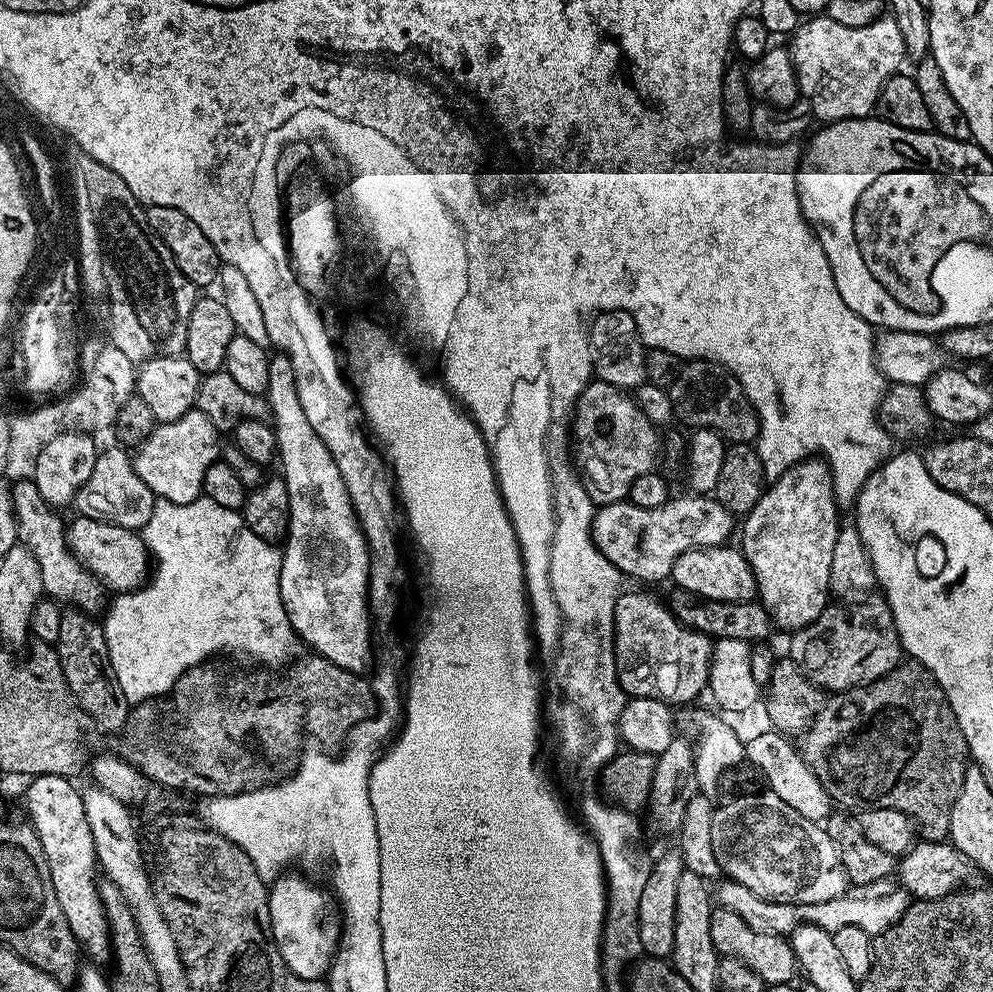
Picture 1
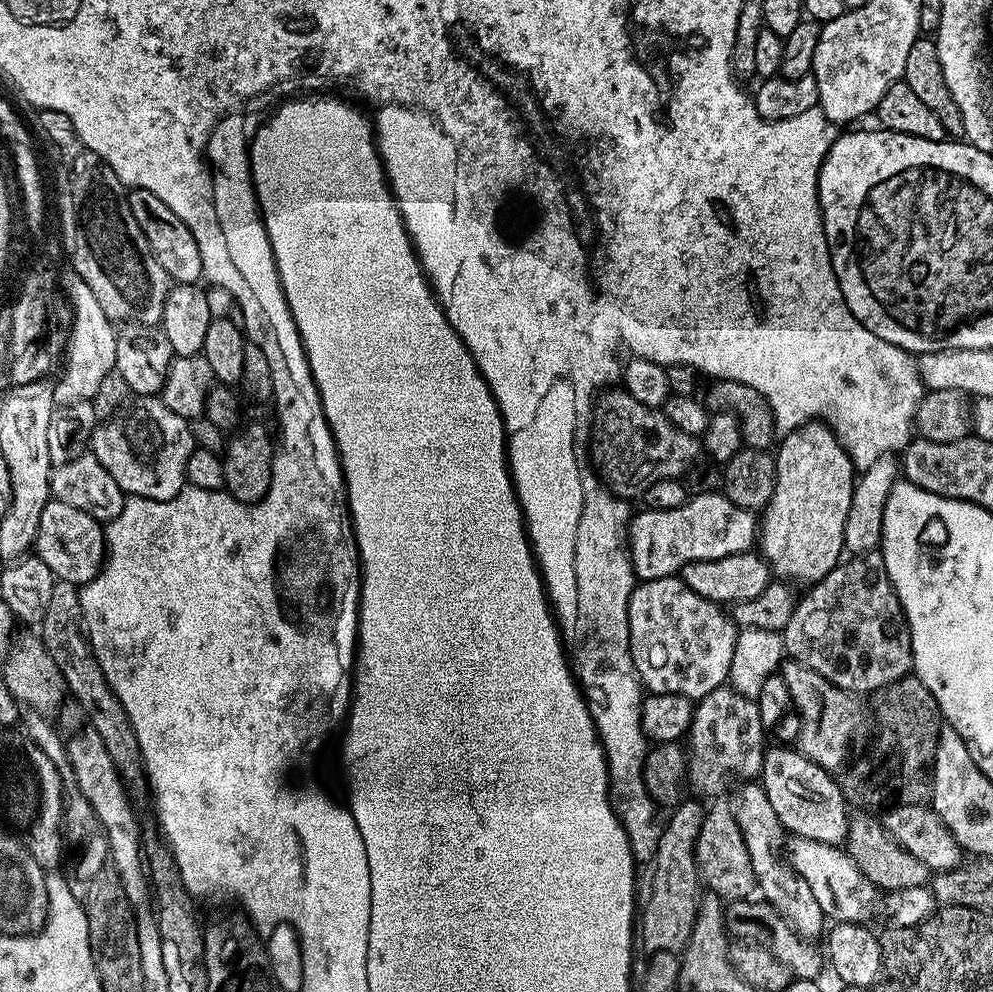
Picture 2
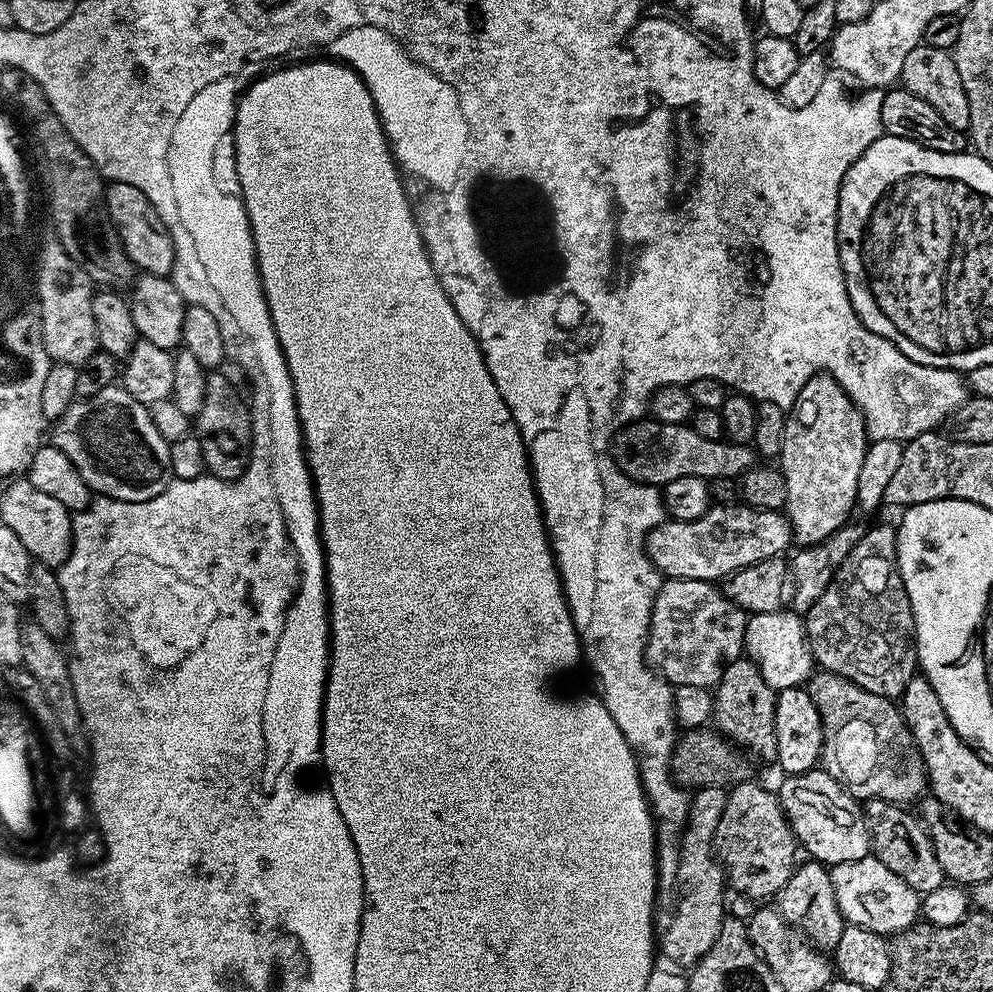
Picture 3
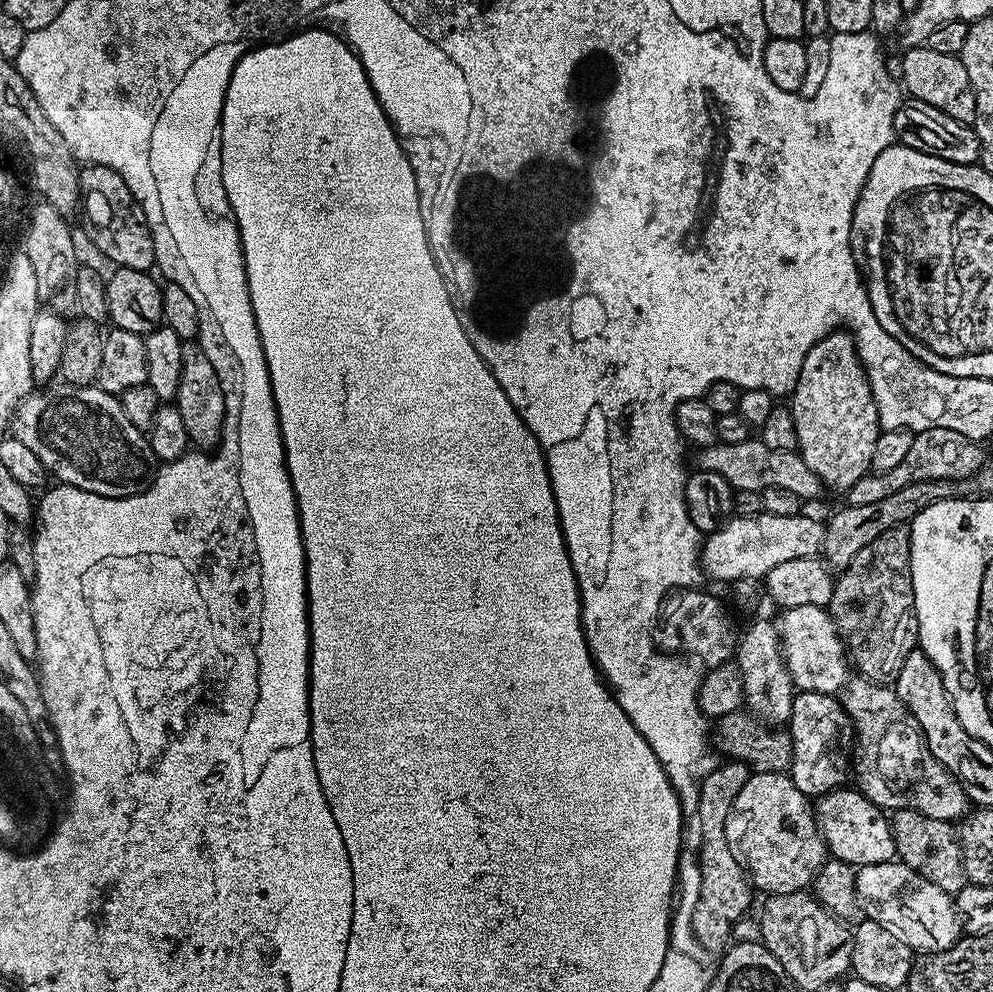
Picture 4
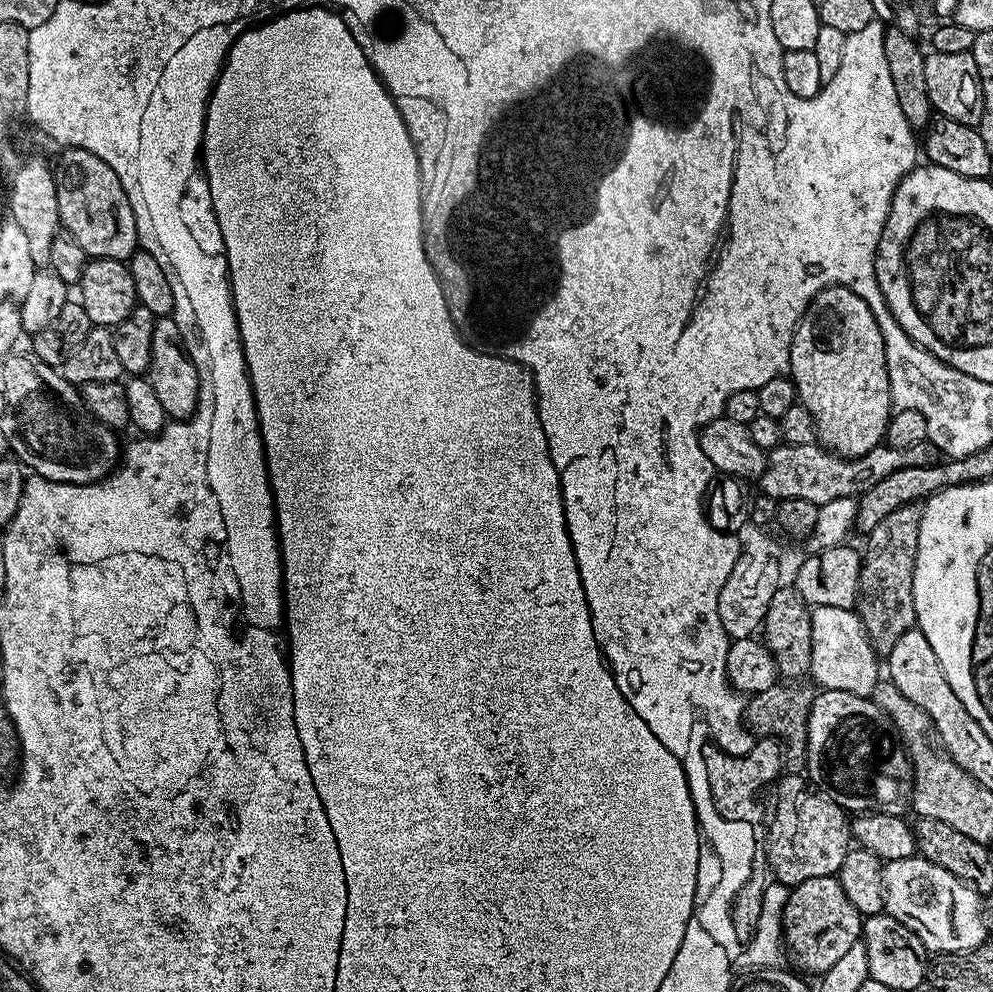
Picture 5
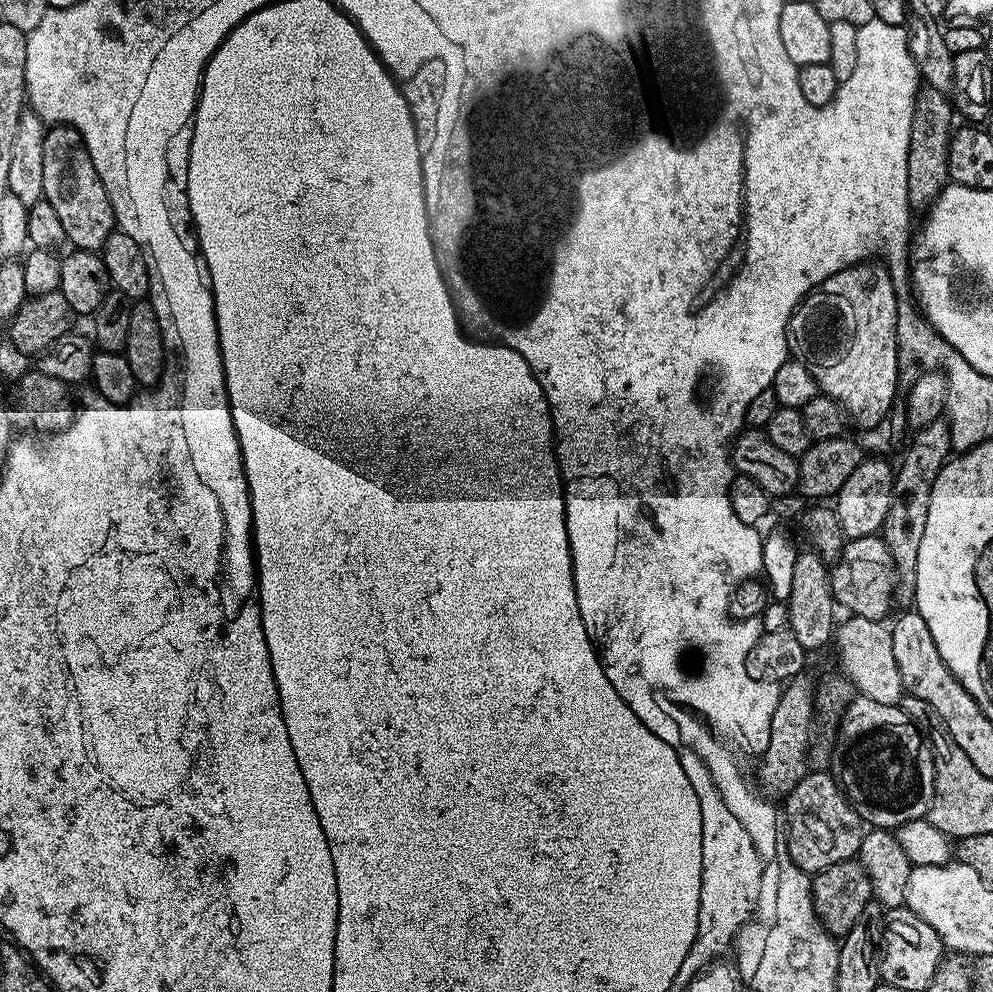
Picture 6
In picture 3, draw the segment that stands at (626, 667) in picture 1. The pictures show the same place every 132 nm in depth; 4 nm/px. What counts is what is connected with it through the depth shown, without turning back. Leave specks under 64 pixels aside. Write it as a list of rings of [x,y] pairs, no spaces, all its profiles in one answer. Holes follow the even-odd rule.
[[[665,579],[652,600],[652,618],[642,649],[644,661],[672,686],[715,689],[725,668],[745,651],[748,617],[713,581]]]

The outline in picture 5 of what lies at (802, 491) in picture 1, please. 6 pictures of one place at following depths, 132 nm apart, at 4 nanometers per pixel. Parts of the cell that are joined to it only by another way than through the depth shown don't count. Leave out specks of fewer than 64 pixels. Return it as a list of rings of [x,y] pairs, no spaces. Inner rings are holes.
[[[832,284],[829,288],[824,288],[812,299],[808,311],[798,322],[798,326],[794,330],[794,338],[792,345],[788,351],[788,366],[790,369],[790,378],[796,383],[796,394],[799,403],[806,406],[806,410],[810,410],[810,414],[816,423],[816,438],[823,447],[830,452],[837,452],[839,456],[861,456],[870,450],[874,450],[877,446],[885,443],[888,435],[888,419],[892,417],[893,407],[890,398],[890,374],[886,370],[886,350],[884,349],[884,339],[882,338],[882,330],[878,330],[878,322],[874,322],[874,314],[870,310],[868,303],[862,298],[858,298],[858,294],[854,294],[854,290],[850,290],[841,284]]]

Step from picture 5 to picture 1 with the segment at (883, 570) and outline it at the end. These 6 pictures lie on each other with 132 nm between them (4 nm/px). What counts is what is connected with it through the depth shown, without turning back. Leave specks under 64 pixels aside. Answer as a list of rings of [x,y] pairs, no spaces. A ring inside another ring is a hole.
[[[861,598],[855,602],[829,603],[828,607],[822,610],[822,614],[818,614],[818,618],[810,622],[810,626],[795,629],[791,633],[792,645],[789,646],[787,655],[812,679],[817,688],[821,690],[829,688],[827,691],[832,694],[846,692],[850,688],[858,688],[861,684],[869,684],[882,678],[901,663],[900,635],[887,600],[868,599],[872,598]]]

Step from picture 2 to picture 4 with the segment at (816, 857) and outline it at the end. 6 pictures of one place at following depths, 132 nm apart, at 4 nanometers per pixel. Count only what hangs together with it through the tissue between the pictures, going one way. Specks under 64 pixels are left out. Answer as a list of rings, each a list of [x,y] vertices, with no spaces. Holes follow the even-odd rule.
[[[902,862],[856,868],[856,893],[867,919],[886,926],[890,934],[898,934],[917,953],[945,952],[961,939],[962,921],[956,915],[953,897]]]

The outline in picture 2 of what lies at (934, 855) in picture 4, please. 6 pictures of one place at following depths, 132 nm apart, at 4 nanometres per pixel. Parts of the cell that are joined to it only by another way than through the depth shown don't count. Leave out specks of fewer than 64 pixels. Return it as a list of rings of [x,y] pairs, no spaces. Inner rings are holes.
[[[849,811],[843,847],[854,866],[858,866],[860,873],[881,893],[887,894],[894,890],[906,890],[910,886],[925,886],[929,883],[930,869],[926,862],[914,858],[910,850],[902,850],[902,846],[898,846],[898,842],[894,842],[894,838],[890,838],[890,834],[884,829],[881,817],[871,811]]]

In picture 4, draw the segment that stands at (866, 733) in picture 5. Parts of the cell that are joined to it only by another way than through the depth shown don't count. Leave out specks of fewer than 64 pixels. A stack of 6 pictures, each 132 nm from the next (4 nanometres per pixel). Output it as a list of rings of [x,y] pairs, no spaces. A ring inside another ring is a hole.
[[[797,691],[792,698],[792,713],[786,725],[792,738],[792,766],[790,775],[794,786],[809,798],[819,798],[847,785],[850,780],[850,760],[840,753],[840,740],[853,743],[854,729],[840,701],[835,695]]]

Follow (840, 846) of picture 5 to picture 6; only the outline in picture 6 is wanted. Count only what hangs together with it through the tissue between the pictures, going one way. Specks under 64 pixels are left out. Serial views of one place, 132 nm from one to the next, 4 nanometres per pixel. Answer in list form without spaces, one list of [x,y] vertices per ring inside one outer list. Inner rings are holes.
[[[824,770],[809,771],[808,775],[802,778],[802,782],[798,782],[798,786],[794,786],[794,790],[787,793],[786,800],[788,800],[786,819],[789,856],[802,871],[809,874],[819,873],[834,863],[851,860],[859,853],[866,825],[861,820],[859,811],[849,804],[835,776]]]

